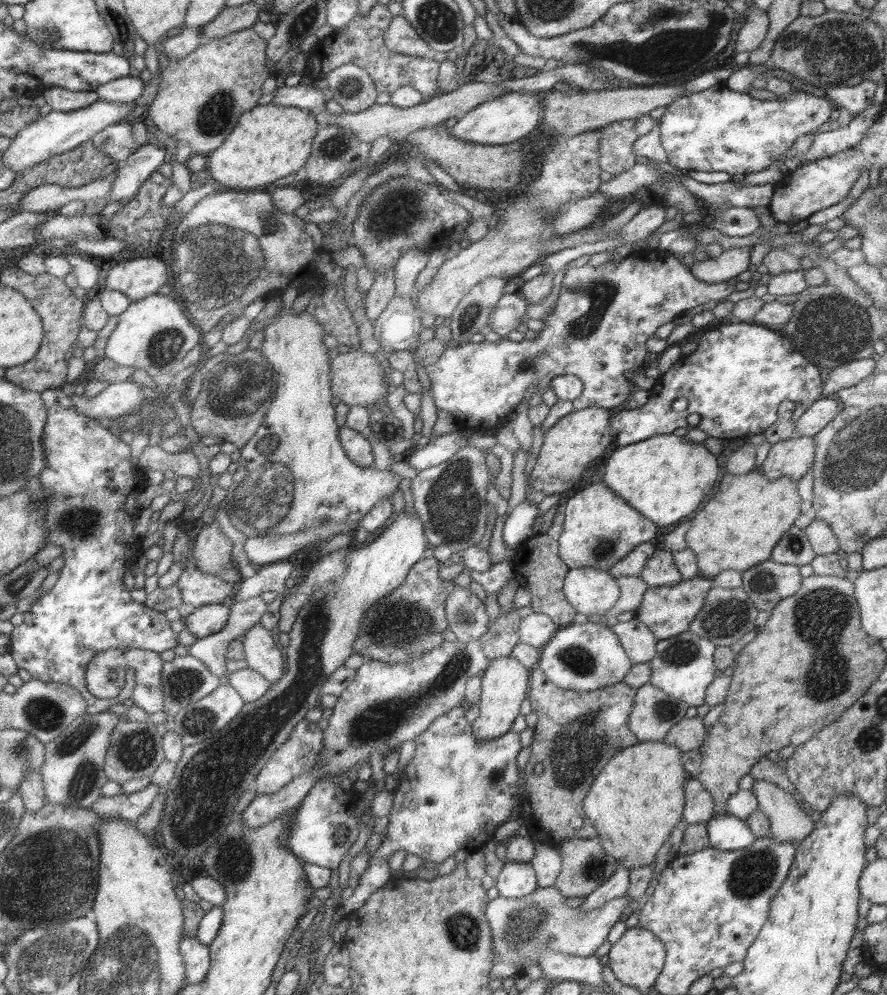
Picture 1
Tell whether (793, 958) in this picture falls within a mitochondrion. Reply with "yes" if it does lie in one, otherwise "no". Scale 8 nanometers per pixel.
no

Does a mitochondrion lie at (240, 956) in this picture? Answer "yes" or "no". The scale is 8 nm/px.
no

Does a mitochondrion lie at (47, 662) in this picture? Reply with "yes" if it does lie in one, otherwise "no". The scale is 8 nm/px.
no

